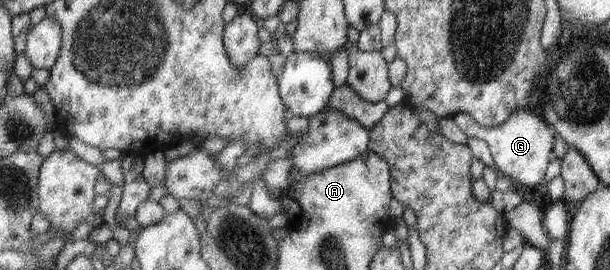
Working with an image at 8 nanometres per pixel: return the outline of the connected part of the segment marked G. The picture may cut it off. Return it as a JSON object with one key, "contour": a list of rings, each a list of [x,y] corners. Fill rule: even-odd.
{"contour":[[[516,110],[507,122],[496,128],[484,128],[466,113],[458,113],[452,119],[468,138],[480,139],[488,144],[496,163],[496,171],[513,181],[516,188],[545,182],[545,172],[551,163],[555,136],[550,131],[550,124],[544,121],[539,113]]]}

